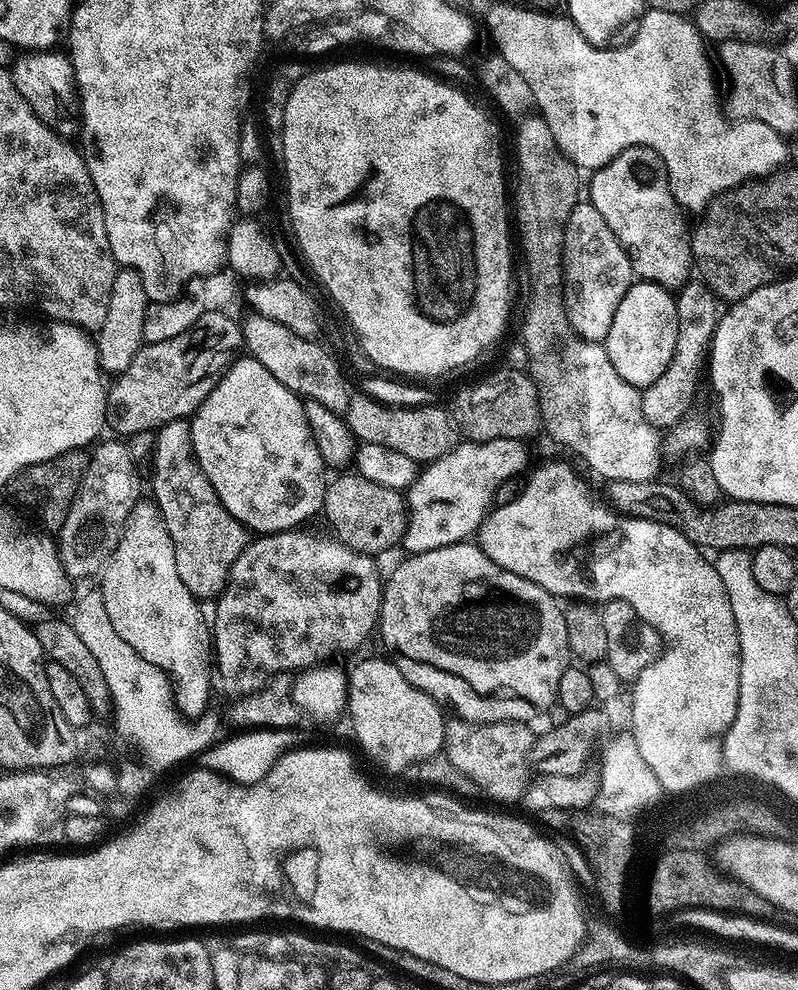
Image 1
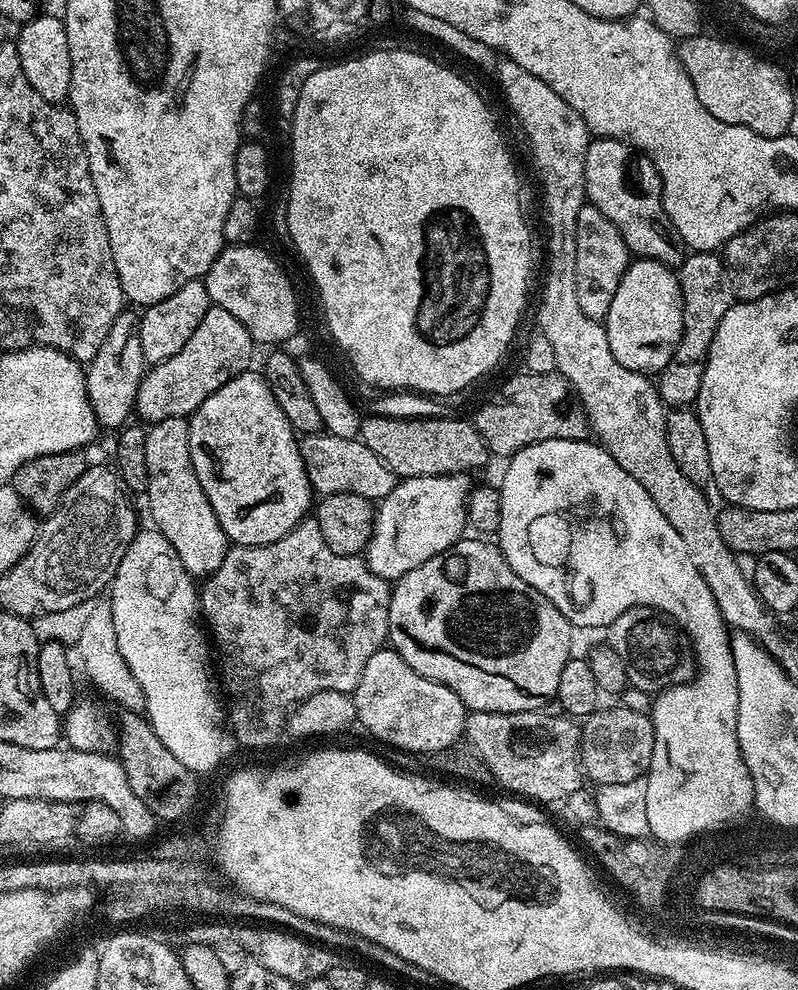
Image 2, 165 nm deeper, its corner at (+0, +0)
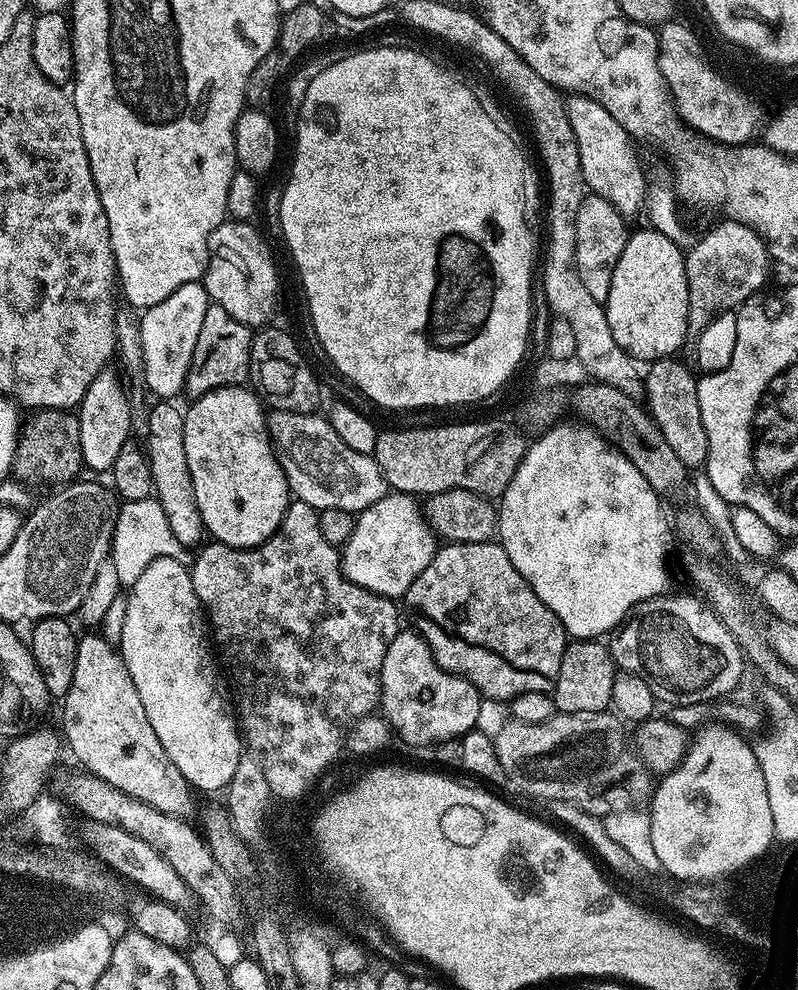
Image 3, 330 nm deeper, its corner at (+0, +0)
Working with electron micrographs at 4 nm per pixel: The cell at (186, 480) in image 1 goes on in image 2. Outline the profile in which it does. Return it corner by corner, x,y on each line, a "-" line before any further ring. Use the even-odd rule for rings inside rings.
183,416
157,420
147,429
146,474
148,475
148,508
152,511
155,531
161,532
174,546
174,554
193,578
207,578
226,558
230,541
194,474
194,462
190,458
190,430
-
200,576
200,577
199,577

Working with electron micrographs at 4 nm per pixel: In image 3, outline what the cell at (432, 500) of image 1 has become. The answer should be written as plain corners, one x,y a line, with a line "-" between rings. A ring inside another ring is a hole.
392,490
356,516
354,534
342,546
344,575
379,596
402,598
414,578
430,566
437,547
438,537
422,511
421,501
415,495

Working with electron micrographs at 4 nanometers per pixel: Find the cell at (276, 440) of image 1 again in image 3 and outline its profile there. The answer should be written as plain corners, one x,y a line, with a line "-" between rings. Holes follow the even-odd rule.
248,386
219,388
195,397
191,403
184,412
186,466
190,466
190,482
194,482
194,498
198,502
198,514
202,514
205,533
213,541
232,548
256,548
280,529
290,503
288,480
268,436
265,405

